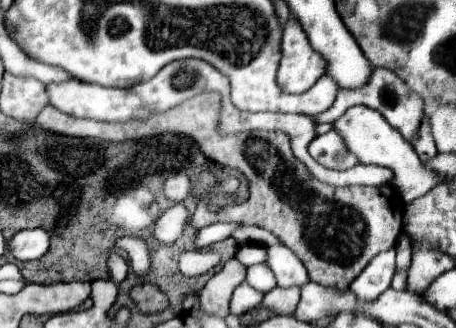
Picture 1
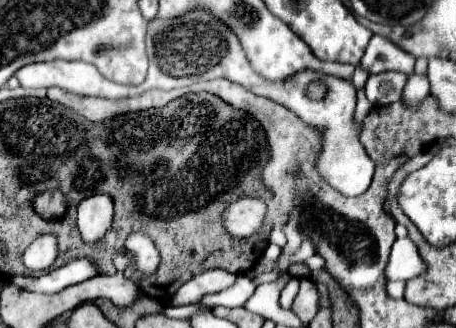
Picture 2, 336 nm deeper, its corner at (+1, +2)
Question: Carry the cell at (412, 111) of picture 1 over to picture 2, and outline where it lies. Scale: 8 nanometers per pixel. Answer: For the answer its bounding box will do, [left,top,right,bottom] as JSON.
[361,35,415,75]

